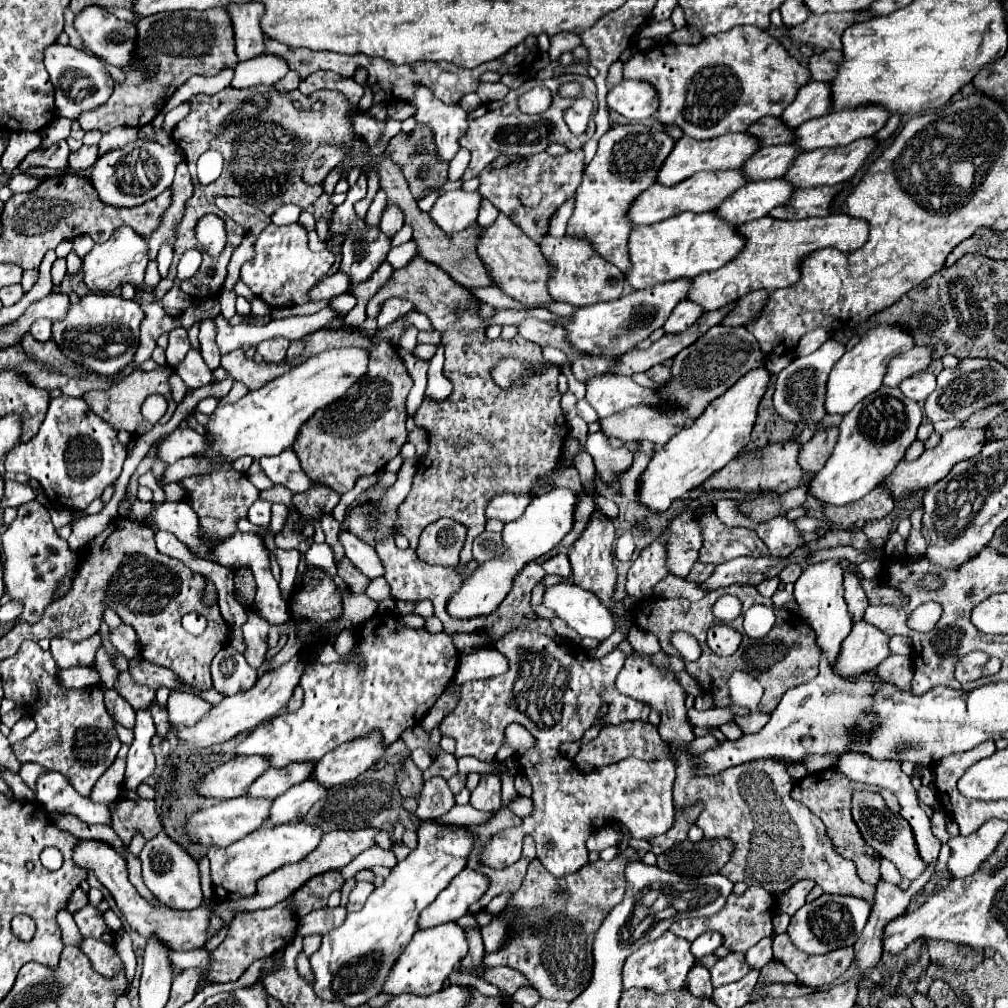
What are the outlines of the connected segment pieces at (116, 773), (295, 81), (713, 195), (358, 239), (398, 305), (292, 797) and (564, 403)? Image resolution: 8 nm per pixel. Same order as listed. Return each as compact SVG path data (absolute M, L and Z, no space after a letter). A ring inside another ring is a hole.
M123 744L117 758L115 758L115 764L97 780L97 784L93 786L89 798L97 804L109 804L113 802L113 798L117 798L119 794L119 784L123 782L123 774L125 774L125 758L127 758L127 750L129 746Z
M289 70L286 76L274 86L277 88L277 90L279 90L279 92L290 92L294 89L297 89L299 83L300 79L298 73L294 70Z
M741 168L737 170L715 170L715 172L701 172L693 174L691 178L675 184L675 186L661 186L653 184L653 188L647 188L635 202L633 208L629 210L629 218L633 220L635 226L641 224L655 224L663 218L675 216L677 212L693 210L693 212L707 212L715 210L725 198L729 198L733 192L737 192L741 186L745 186L749 180Z
M359 176L357 184L347 192L347 200L343 204L339 204L333 212L333 222L331 222L331 230L329 230L329 238L333 236L343 236L345 238L341 240L341 248L343 248L343 260L341 260L341 266L339 266L339 272L347 274L349 280L351 280L351 288L361 284L363 280L367 280L371 276L373 270L377 270L377 266L381 262L385 262L387 258L387 252L391 250L391 240L377 228L365 228L365 222L359 220L353 212L353 204L357 200L361 200L367 192L367 180L365 176Z
M390 298L385 300L383 306L381 306L381 312L377 316L377 322L379 322L379 326L389 324L393 318L397 318L401 314L407 314L411 308L413 308L413 304L409 304L409 300L406 299Z
M309 778L293 788L289 788L289 792L285 792L283 796L275 798L267 824L273 826L273 824L301 820L309 812L309 808L325 796L327 796L327 788L323 784L319 784L315 778L313 780Z
M567 391L562 395L561 407L567 420L573 419L577 416L577 411L575 408L576 403L577 399L571 391Z

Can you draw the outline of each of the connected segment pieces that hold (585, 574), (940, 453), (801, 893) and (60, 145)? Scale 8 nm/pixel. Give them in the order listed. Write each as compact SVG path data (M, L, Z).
M595 510L591 514L585 530L575 540L575 544L569 552L569 560L571 560L571 568L573 568L573 582L577 586L585 588L585 590L591 590L609 608L613 606L611 604L611 594L613 594L615 580L617 580L617 572L615 572L615 566L613 566L613 540L615 540L613 522L603 512Z
M997 404L997 408L985 408L985 412L977 412L977 416L971 416L967 422L963 422L961 430L951 430L945 432L941 438L941 444L933 450L925 450L917 460L907 462L903 460L897 466L897 472L893 472L893 476L889 476L889 480L885 480L885 486L889 486L889 492L893 492L893 498L899 498L903 492L917 492L917 490L925 490L931 488L935 482L939 482L945 472L949 472L949 468L953 468L953 464L961 462L961 460L969 460L973 456L977 456L985 444L985 426L997 418L1001 412L1005 410L1003 404Z
M799 880L797 884L793 884L785 894L783 898L779 900L779 910L793 916L793 912L797 912L803 904L805 904L805 896L809 894L809 890L813 888L815 884L811 880Z
M66 140L55 142L51 148L35 148L31 150L21 162L19 162L19 172L27 172L29 168L41 166L41 168L57 169L68 166L68 156L70 148Z

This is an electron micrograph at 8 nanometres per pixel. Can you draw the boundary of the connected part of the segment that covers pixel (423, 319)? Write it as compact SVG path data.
M411 310L409 312L409 320L413 320L413 326L417 330L425 330L425 332L433 332L433 326L431 326L431 320L427 316L421 316L417 310Z

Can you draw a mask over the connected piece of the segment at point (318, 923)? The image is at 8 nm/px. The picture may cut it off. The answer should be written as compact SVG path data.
M343 906L315 910L315 912L307 914L305 918L301 918L297 934L299 936L309 936L309 934L323 936L331 928L339 928L339 924L345 922L345 918L347 918L347 910Z

